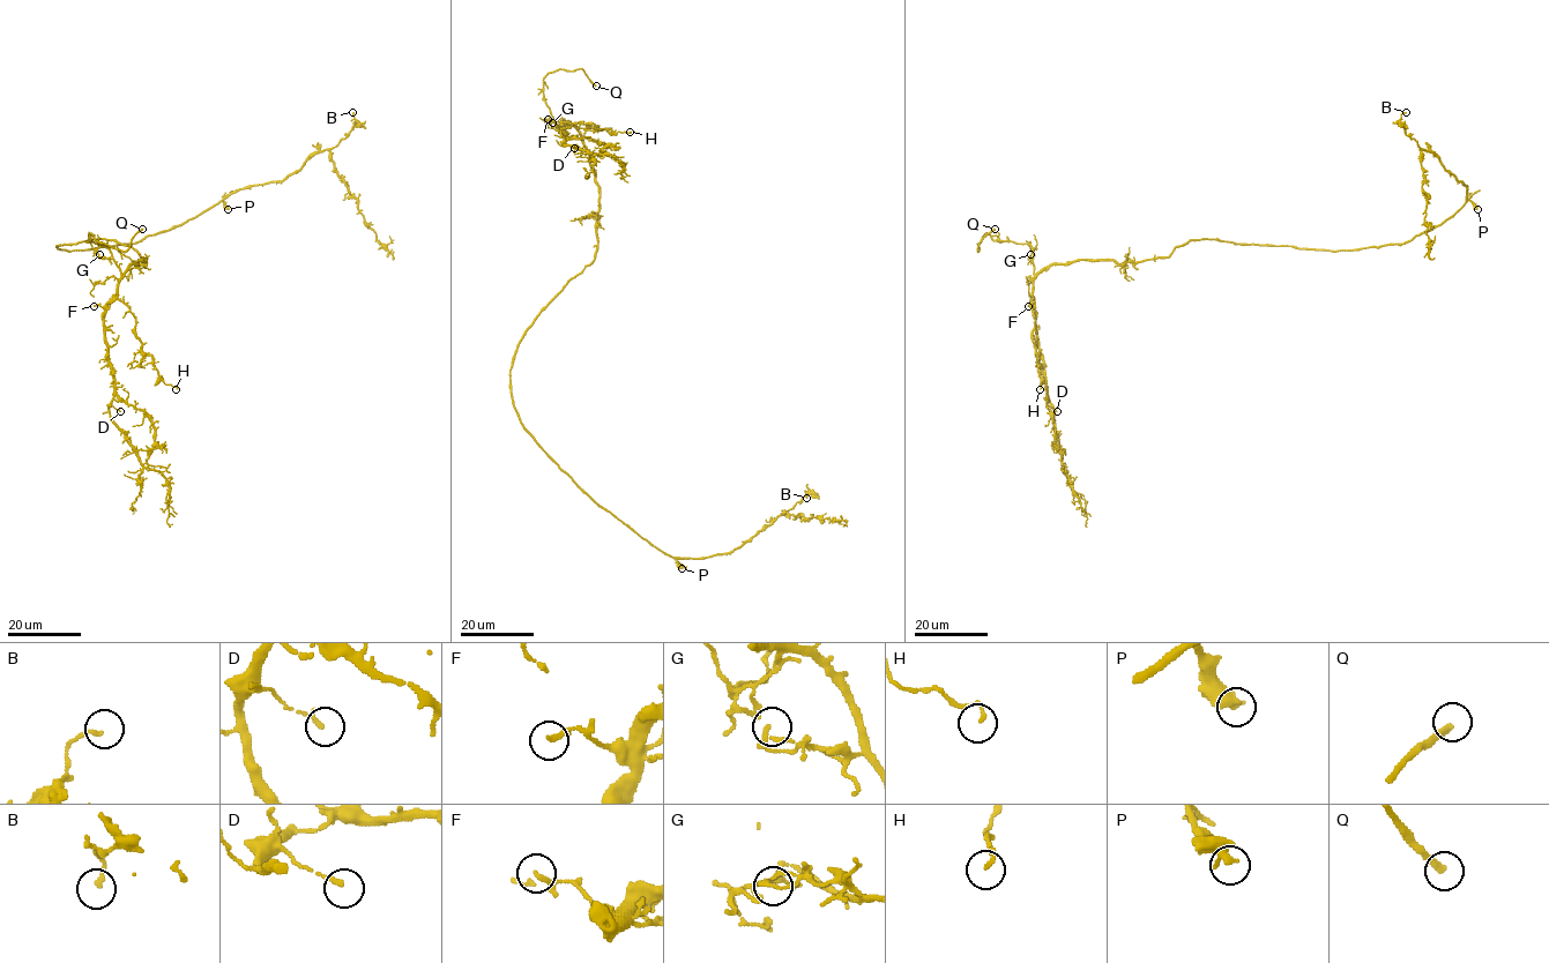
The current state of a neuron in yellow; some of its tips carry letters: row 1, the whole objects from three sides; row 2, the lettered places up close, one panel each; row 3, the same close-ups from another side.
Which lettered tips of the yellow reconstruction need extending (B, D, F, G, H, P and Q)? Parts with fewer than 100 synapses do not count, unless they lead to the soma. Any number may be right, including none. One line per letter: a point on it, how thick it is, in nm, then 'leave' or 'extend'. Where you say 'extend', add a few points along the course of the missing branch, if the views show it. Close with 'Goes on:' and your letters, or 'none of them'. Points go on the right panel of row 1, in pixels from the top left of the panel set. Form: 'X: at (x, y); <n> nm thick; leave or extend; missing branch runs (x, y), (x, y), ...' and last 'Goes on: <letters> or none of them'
B: at (1406, 112); 150 nm thick; leave
D: at (1057, 411); 170 nm thick; leave
F: at (1028, 306); 200 nm thick; leave
G: at (1030, 254); 110 nm thick; leave
H: at (1040, 389); 130 nm thick; leave
P: at (1477, 209); 420 nm thick; extend; missing branch runs (1477, 209), (1496, 253), (1479, 284), (1488, 301), (1477, 314), (1484, 321), (1477, 321), (1487, 308)
Q: at (995, 229); 280 nm thick; extend
Goes on: P, Q

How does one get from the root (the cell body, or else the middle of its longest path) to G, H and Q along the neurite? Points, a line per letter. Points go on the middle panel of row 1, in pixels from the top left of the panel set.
G: (516, 348), (536, 315), (594, 260), (596, 249), (600, 185), (589, 151), (574, 125), (552, 122)
H: (516, 348), (536, 315), (595, 258), (600, 185), (589, 151), (571, 124), (591, 124), (600, 129), (630, 132)
Q: (516, 348), (597, 243), (589, 151), (551, 114), (543, 77), (581, 68), (596, 86)

